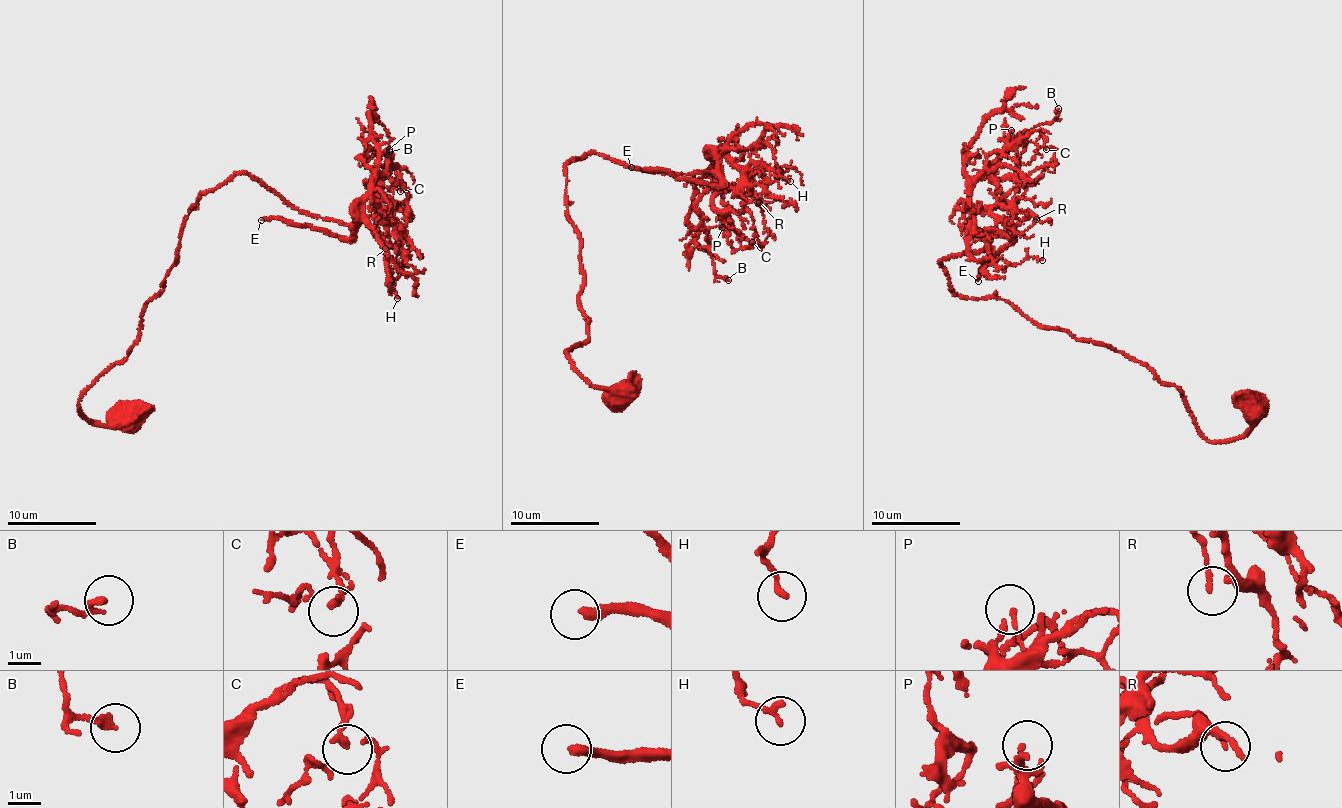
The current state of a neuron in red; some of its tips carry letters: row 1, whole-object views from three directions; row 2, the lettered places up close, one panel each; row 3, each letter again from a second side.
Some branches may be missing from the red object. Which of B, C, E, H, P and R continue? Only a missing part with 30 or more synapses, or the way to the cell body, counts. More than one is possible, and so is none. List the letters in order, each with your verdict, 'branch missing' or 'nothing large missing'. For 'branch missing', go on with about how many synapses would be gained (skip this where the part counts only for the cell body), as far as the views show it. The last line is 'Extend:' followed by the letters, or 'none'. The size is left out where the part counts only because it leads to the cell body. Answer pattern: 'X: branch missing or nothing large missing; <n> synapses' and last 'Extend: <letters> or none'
B: nothing large missing
C: nothing large missing
E: branch missing; 110 synapses
H: nothing large missing
P: nothing large missing
R: nothing large missing
Extend: E

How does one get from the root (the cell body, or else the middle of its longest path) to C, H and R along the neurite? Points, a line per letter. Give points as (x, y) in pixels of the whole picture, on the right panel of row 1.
C: (1256, 406), (1202, 438), (1141, 363), (953, 290), (944, 257), (994, 234), (986, 158), (1046, 149)
H: (1256, 406), (1202, 438), (1176, 386), (961, 297), (941, 262), (979, 231), (1042, 260)
R: (1256, 406), (1244, 435), (1202, 438), (1141, 363), (953, 290), (944, 257), (994, 234), (970, 208), (1036, 219)

